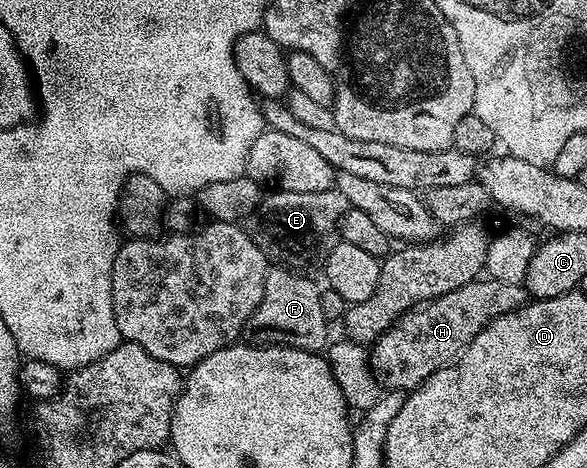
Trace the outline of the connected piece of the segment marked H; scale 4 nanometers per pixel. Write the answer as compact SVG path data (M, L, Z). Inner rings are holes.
M483 277L424 302L400 316L372 344L369 351L371 369L384 388L413 390L429 375L451 364L489 322L526 304L528 297L522 284L501 283Z

